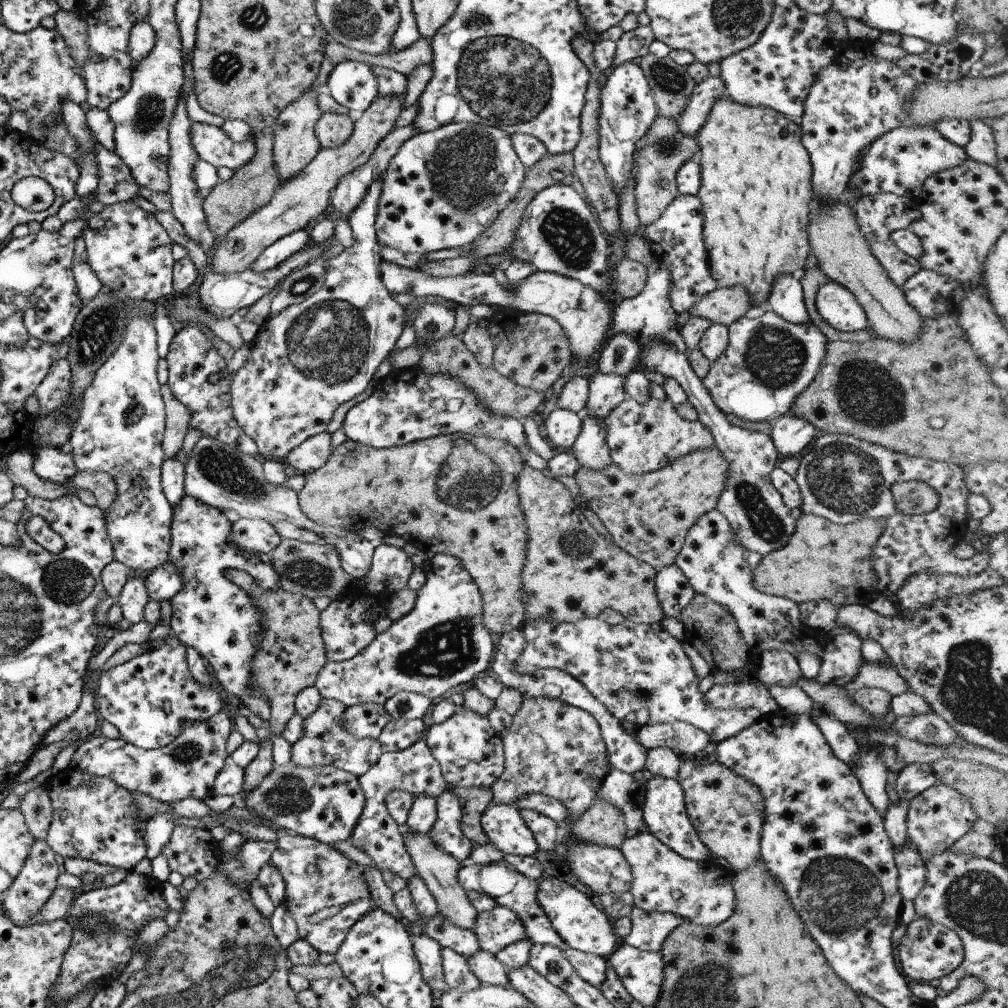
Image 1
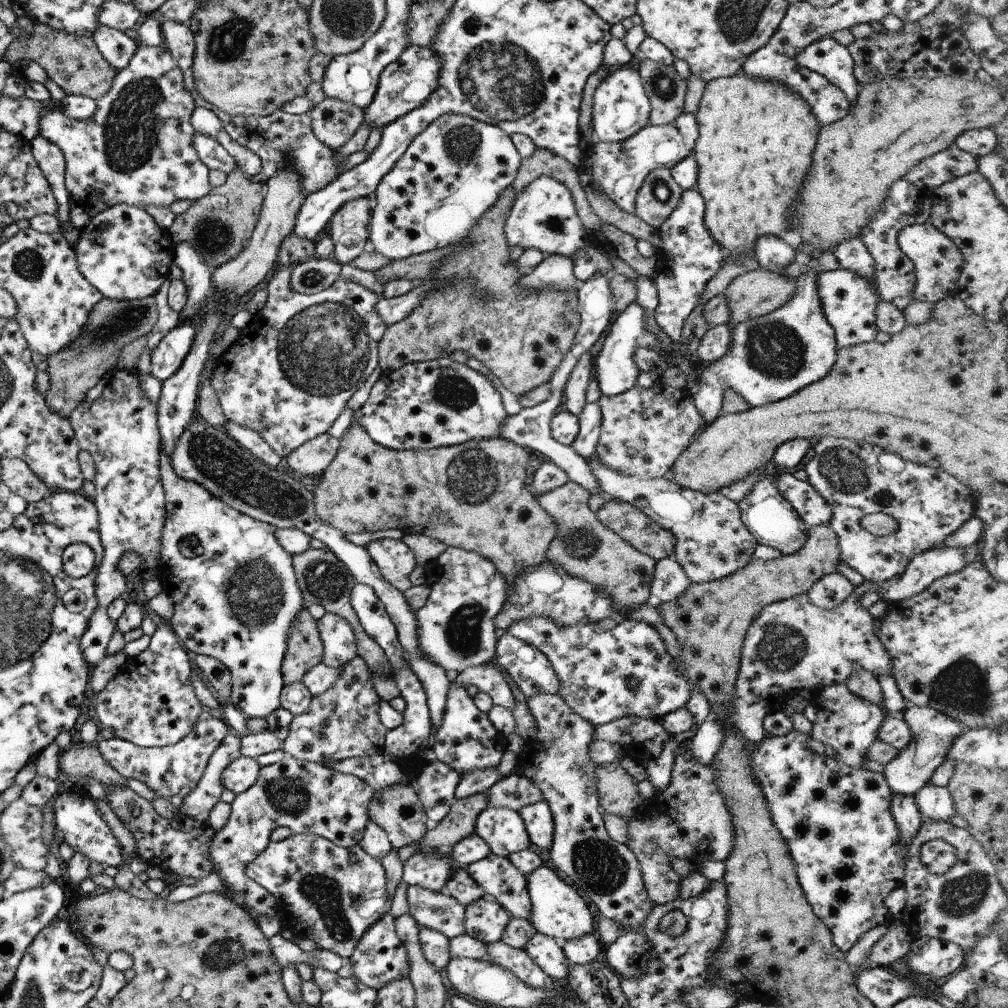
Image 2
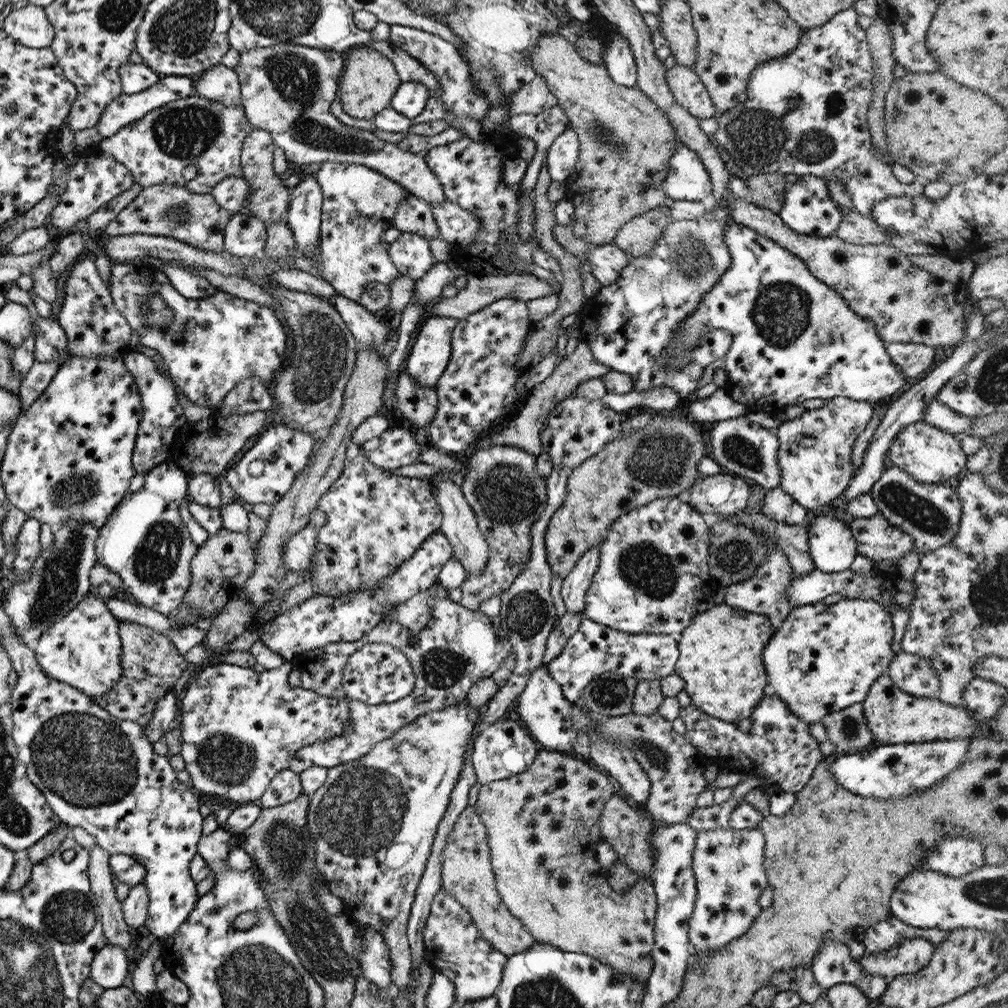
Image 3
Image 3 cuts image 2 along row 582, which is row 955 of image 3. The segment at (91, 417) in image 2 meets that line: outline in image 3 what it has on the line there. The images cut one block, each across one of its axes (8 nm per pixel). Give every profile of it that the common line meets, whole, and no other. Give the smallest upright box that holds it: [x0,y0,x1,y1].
[90,945,128,989]

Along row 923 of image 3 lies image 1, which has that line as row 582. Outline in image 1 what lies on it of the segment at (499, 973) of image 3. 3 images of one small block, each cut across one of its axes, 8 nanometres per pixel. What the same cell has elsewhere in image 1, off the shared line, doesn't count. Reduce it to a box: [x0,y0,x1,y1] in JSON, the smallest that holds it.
[314,553,494,707]

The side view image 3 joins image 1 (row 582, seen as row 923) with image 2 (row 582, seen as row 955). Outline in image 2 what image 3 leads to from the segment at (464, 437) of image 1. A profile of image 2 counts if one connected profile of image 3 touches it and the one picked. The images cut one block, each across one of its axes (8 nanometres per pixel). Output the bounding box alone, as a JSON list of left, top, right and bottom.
[312,422,558,585]

